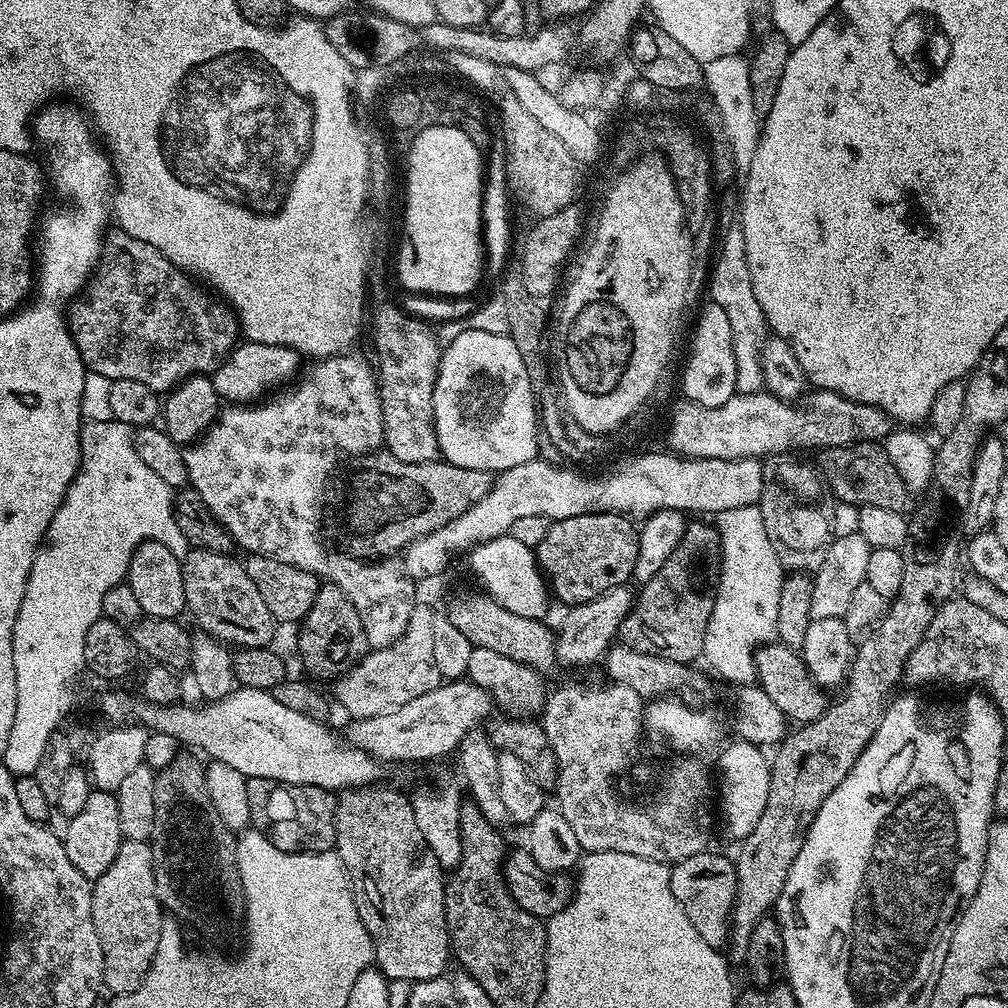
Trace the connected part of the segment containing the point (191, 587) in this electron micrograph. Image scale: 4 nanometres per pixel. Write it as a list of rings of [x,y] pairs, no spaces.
[[[193,548],[185,551],[182,556],[182,586],[186,590],[186,608],[192,616],[201,624],[203,631],[213,639],[223,642],[228,646],[235,646],[237,649],[241,648],[266,648],[273,643],[272,635],[275,634],[276,628],[278,629],[277,621],[272,619],[270,610],[266,610],[266,602],[262,602],[262,594],[258,594],[258,586],[254,586],[254,582],[250,582],[250,574],[246,574],[243,563],[238,559],[235,560],[235,555],[227,552],[215,552],[214,550],[202,550],[201,548]]]

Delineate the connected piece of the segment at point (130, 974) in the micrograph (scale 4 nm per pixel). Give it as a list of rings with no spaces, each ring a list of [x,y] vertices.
[[[149,841],[121,843],[118,858],[92,884],[92,917],[102,946],[103,987],[107,991],[109,988],[112,996],[125,996],[138,990],[146,978],[146,970],[150,970],[150,962],[154,962],[154,950],[158,950],[158,938],[166,919],[156,897],[154,854]]]

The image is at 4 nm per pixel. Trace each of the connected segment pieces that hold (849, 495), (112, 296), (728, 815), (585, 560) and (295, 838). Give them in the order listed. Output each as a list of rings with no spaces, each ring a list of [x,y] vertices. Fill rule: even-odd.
[[[876,442],[854,443],[848,447],[823,449],[819,467],[826,477],[828,491],[841,504],[854,504],[857,508],[882,506],[886,510],[911,513],[917,493],[902,482],[894,462]],[[824,467],[824,468],[823,468]]]
[[[112,231],[104,236],[100,262],[82,298],[77,299],[70,308],[72,337],[82,354],[85,369],[91,375],[93,372],[101,376],[104,382],[122,378],[142,382],[142,386],[150,386],[150,390],[157,394],[171,392],[177,384],[189,380],[191,376],[215,372],[217,366],[228,359],[238,340],[238,324],[233,313],[227,307],[215,308],[208,304],[207,298],[196,289],[197,281],[183,268],[174,266],[170,258],[154,250],[154,246],[125,232]]]
[[[741,740],[734,742],[723,750],[718,760],[716,796],[719,811],[720,808],[722,810],[722,826],[727,836],[740,842],[754,830],[766,808],[767,795],[770,792],[771,761],[759,745]]]
[[[614,512],[608,513],[586,513],[580,517],[562,518],[553,520],[548,525],[546,536],[534,551],[536,563],[544,579],[550,585],[550,592],[564,603],[564,606],[590,602],[598,598],[611,588],[618,588],[629,583],[636,570],[636,559],[638,558],[638,546],[640,538],[637,529],[632,528],[633,521],[627,515],[620,515]]]
[[[248,777],[246,798],[250,798],[252,824],[278,850],[283,852],[330,852],[336,847],[337,797],[322,786],[306,786],[303,782],[279,784],[276,780]]]

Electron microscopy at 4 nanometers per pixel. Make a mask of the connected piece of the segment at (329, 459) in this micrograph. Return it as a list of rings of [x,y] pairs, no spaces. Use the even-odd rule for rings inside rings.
[[[340,350],[337,351],[335,356],[326,356],[309,363],[312,365],[308,369],[305,367],[299,373],[299,376],[301,375],[300,381],[297,384],[290,385],[285,392],[277,391],[275,394],[272,394],[277,394],[277,396],[269,395],[263,402],[236,402],[231,406],[225,407],[217,415],[211,427],[199,439],[187,445],[182,453],[186,464],[188,484],[198,494],[198,498],[204,503],[206,510],[210,510],[212,517],[231,534],[233,545],[240,547],[241,544],[246,550],[245,553],[248,554],[273,556],[276,560],[293,564],[310,574],[320,577],[321,581],[338,586],[342,590],[342,594],[346,594],[346,598],[350,598],[350,602],[354,602],[354,610],[358,610],[358,618],[362,618],[362,626],[366,630],[369,649],[385,648],[394,642],[398,642],[398,638],[402,638],[402,634],[410,622],[410,614],[416,609],[418,603],[418,597],[416,597],[417,585],[399,563],[388,564],[392,562],[365,562],[357,560],[355,556],[350,556],[343,550],[337,550],[335,547],[333,547],[334,549],[327,548],[324,545],[323,538],[320,537],[320,523],[324,520],[324,491],[328,488],[328,479],[331,478],[332,471],[336,468],[336,463],[343,456],[348,456],[347,458],[366,456],[369,452],[377,451],[384,442],[382,406],[380,405],[377,373],[374,371],[369,357],[367,360],[366,357],[359,356],[358,353],[352,351]]]

